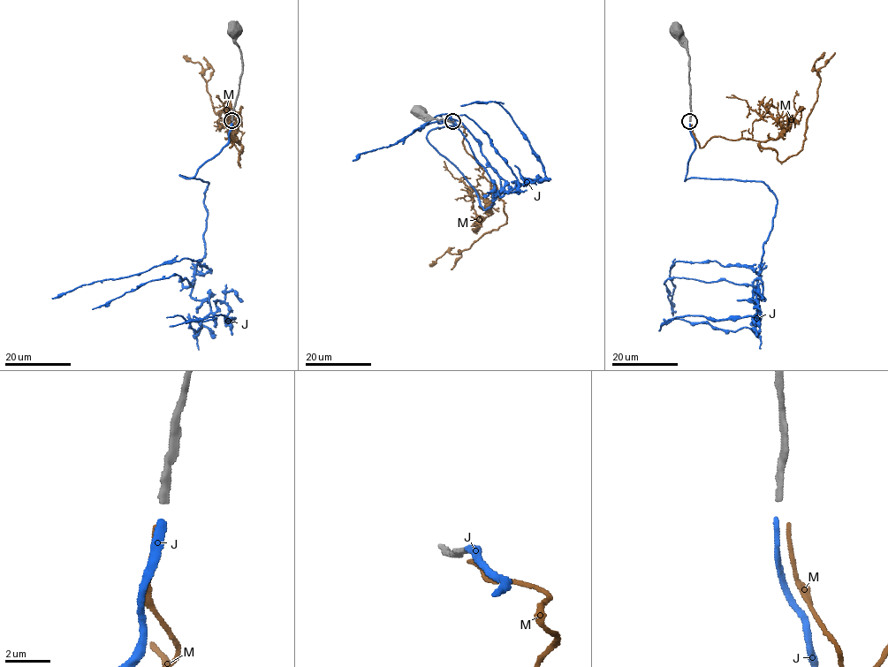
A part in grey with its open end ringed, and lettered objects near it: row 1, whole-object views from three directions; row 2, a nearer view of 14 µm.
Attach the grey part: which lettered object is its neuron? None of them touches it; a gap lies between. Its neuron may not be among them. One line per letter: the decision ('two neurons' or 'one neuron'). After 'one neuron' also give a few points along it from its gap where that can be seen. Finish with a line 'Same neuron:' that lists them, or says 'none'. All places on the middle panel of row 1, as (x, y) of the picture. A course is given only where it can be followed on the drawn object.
J: one neuron; course (453, 121), (427, 140), (484, 209), (515, 181), (544, 178), (503, 108), (460, 105)
M: two neurons
Same neuron: J

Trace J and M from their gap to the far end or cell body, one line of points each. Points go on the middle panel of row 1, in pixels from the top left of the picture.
J: (453, 121), (427, 140), (484, 209), (515, 181), (544, 178), (503, 108), (460, 105)
M: (453, 123), (466, 127), (465, 151), (496, 185), (506, 217), (467, 249), (458, 254), (447, 250), (429, 266)

